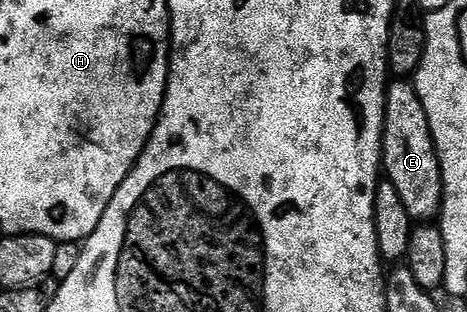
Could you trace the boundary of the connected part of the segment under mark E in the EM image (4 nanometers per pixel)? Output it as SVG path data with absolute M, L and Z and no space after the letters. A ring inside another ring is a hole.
M406 80L391 81L386 87L386 111L382 129L382 170L385 181L396 184L396 192L400 192L400 200L404 200L404 208L408 208L411 219L434 220L439 217L442 208L440 160L434 147L434 137L430 131L428 116L424 112L424 104L420 104L416 88Z

